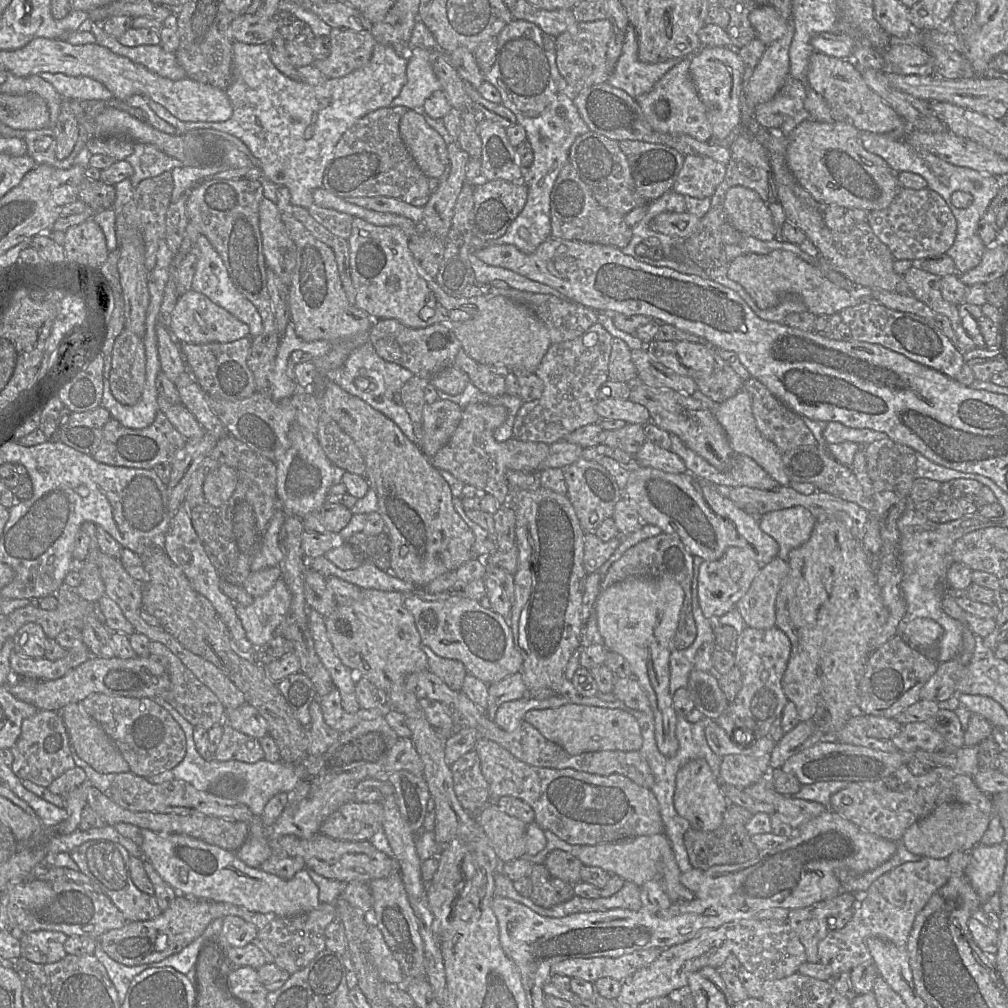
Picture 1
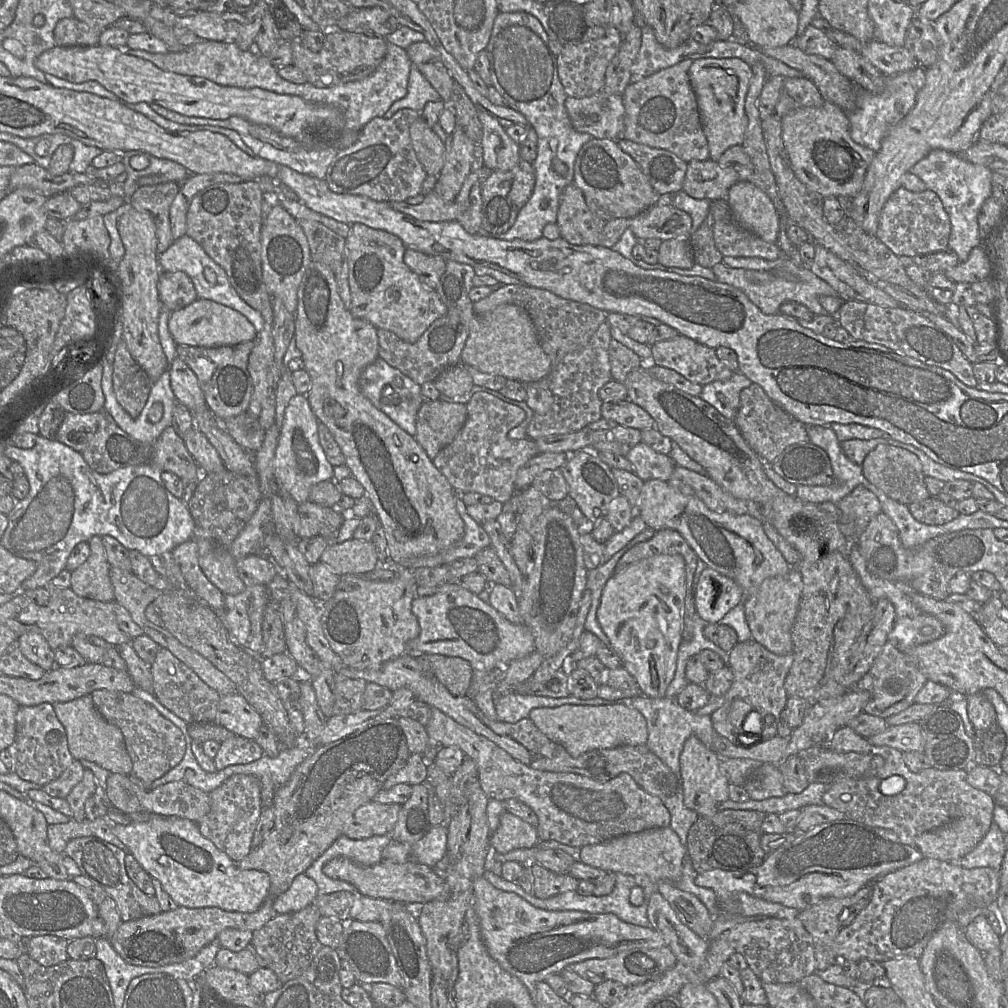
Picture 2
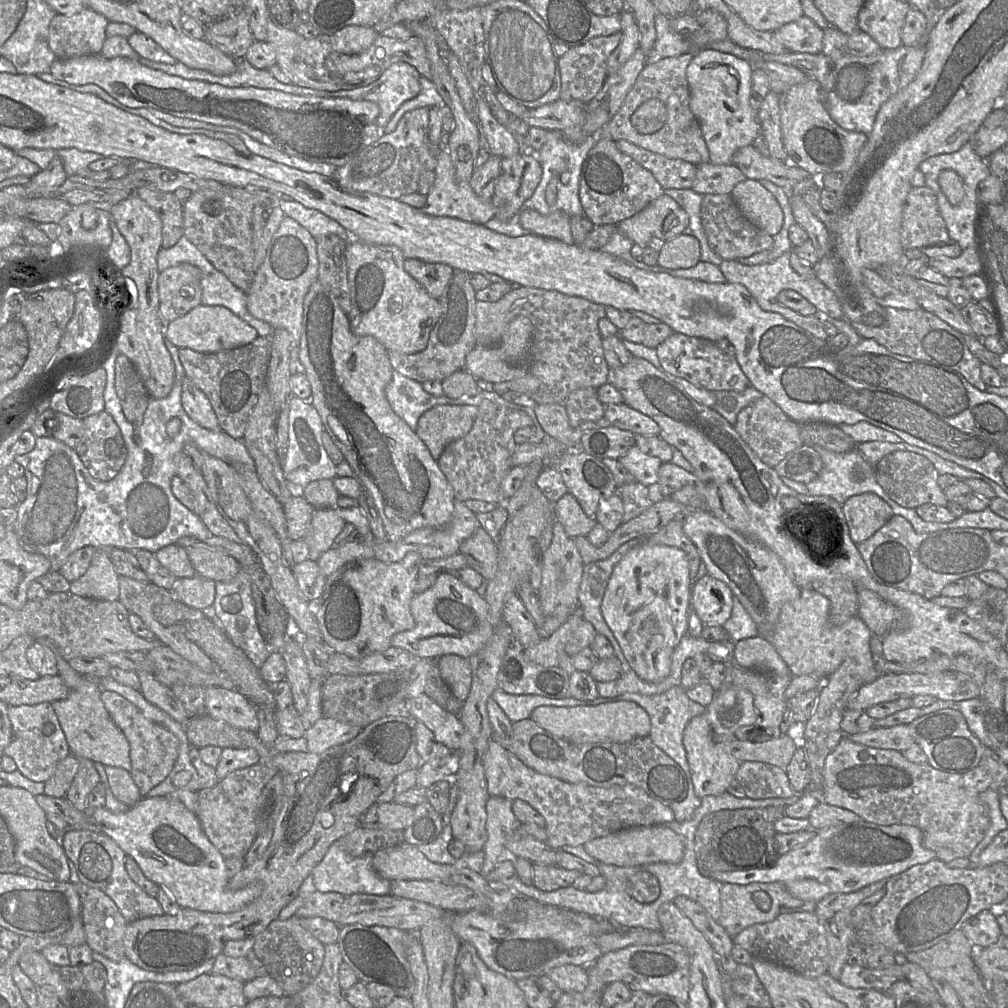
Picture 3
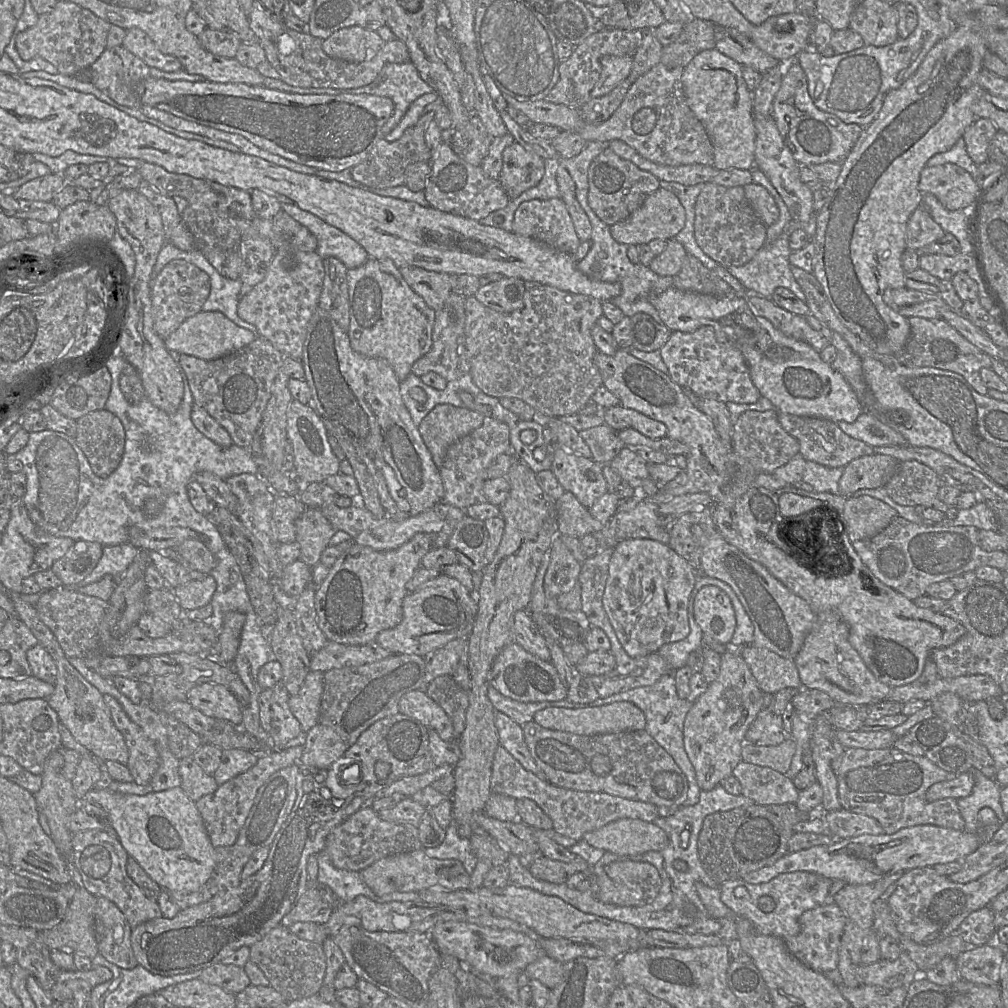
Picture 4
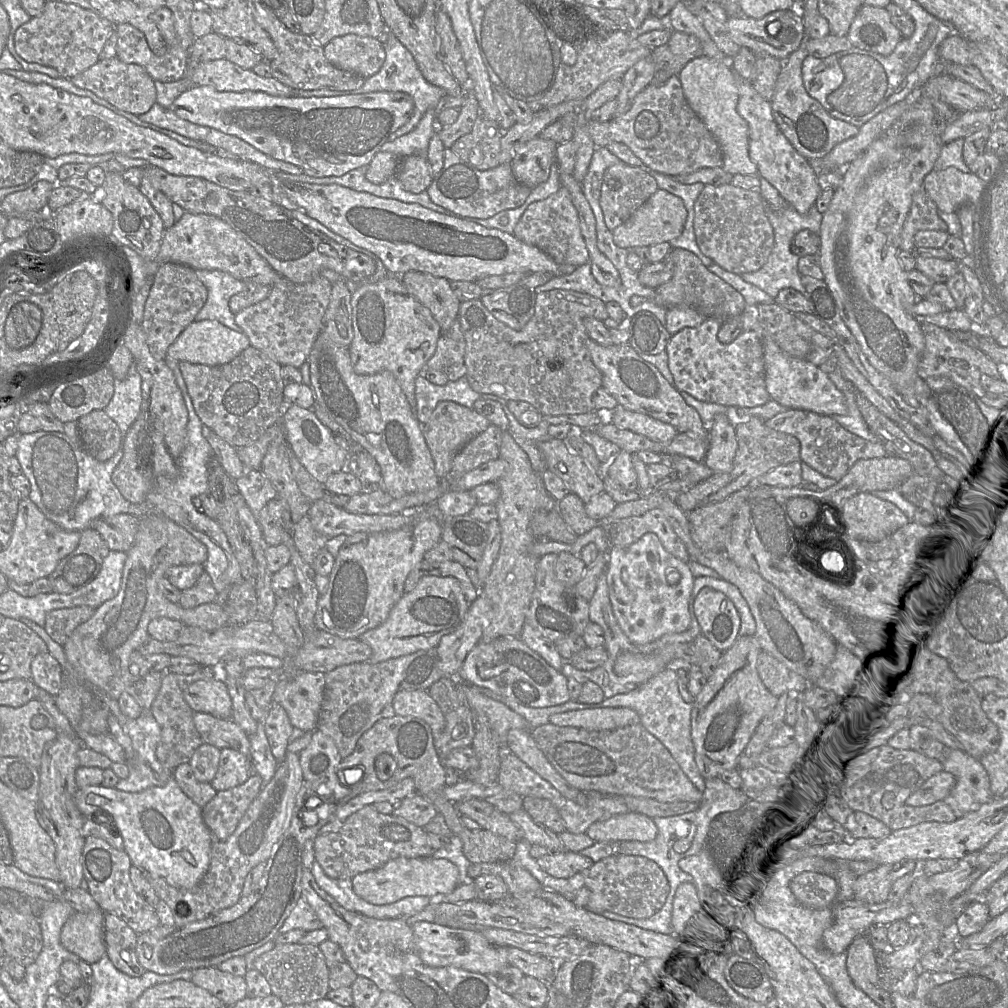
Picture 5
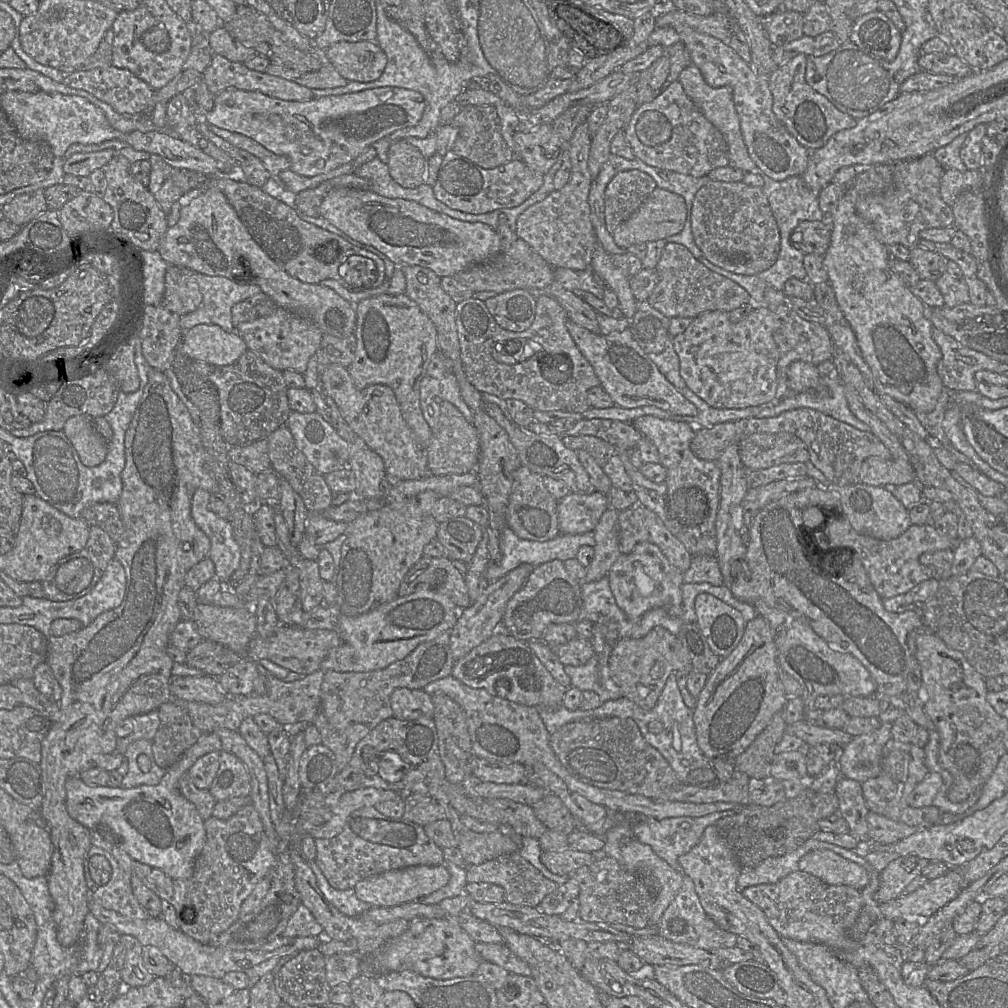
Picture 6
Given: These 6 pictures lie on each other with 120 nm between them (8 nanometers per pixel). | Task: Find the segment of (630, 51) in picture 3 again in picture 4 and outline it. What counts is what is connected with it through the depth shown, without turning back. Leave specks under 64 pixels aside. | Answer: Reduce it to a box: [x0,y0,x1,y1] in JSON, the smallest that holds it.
[590,55,633,98]

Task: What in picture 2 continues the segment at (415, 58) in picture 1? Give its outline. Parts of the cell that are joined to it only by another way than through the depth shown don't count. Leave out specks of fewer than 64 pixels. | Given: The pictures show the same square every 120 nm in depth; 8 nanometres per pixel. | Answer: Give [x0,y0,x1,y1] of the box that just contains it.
[383,63,440,118]

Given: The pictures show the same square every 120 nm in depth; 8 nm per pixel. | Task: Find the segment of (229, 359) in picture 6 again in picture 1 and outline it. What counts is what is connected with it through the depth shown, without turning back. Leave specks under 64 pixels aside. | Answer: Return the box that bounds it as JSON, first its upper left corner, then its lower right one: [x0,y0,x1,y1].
[170,289,249,343]

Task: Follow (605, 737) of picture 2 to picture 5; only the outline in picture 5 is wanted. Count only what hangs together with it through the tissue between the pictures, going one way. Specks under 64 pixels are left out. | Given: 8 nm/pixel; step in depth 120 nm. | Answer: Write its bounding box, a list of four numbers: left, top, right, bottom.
[549,707,640,731]

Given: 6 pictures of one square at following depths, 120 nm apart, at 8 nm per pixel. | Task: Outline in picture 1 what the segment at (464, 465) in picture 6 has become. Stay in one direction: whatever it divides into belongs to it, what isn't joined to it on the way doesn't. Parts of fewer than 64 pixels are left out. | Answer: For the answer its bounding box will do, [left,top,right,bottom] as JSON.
[421,399,463,460]

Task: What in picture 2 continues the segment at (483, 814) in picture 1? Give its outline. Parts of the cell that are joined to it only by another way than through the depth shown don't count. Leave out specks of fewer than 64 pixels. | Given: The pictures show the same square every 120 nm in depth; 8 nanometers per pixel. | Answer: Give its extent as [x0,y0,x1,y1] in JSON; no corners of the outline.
[490,811,539,854]

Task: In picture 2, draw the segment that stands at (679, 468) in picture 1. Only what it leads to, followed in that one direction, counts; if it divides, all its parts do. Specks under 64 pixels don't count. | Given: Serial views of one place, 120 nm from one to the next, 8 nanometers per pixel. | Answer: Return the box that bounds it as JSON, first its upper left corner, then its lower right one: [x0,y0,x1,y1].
[625,442,676,481]

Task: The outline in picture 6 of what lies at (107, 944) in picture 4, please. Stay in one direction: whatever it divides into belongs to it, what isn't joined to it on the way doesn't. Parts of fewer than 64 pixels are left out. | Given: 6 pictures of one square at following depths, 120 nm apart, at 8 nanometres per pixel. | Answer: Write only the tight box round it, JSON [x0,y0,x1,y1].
[119,934,155,987]

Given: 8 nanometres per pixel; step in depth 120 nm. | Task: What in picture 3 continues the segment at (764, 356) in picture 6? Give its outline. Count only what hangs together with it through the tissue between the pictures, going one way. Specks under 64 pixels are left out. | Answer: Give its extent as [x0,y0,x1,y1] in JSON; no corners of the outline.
[655,332,751,392]

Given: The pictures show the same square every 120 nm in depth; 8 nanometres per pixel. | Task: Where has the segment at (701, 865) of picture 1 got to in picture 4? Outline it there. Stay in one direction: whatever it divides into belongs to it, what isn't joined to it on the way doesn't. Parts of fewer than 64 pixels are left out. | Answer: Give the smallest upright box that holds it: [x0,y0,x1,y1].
[698,804,814,884]

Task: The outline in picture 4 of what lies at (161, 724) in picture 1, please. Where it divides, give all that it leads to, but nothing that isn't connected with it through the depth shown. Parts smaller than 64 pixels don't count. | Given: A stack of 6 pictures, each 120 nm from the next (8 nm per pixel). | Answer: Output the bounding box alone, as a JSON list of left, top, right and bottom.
[103,694,160,785]

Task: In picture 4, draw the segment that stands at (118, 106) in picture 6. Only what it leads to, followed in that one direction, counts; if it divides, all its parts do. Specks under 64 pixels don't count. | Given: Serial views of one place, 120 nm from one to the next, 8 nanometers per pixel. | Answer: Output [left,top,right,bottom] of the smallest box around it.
[85,45,151,109]

